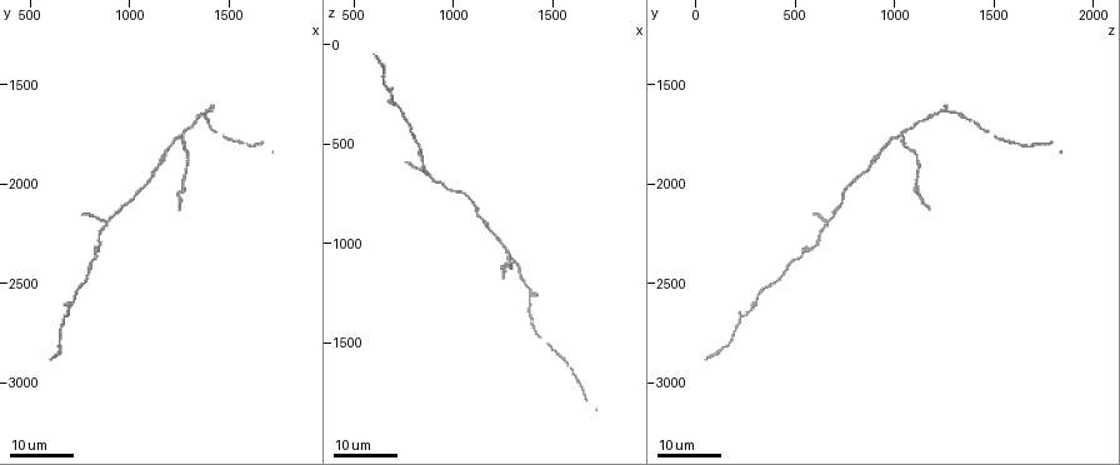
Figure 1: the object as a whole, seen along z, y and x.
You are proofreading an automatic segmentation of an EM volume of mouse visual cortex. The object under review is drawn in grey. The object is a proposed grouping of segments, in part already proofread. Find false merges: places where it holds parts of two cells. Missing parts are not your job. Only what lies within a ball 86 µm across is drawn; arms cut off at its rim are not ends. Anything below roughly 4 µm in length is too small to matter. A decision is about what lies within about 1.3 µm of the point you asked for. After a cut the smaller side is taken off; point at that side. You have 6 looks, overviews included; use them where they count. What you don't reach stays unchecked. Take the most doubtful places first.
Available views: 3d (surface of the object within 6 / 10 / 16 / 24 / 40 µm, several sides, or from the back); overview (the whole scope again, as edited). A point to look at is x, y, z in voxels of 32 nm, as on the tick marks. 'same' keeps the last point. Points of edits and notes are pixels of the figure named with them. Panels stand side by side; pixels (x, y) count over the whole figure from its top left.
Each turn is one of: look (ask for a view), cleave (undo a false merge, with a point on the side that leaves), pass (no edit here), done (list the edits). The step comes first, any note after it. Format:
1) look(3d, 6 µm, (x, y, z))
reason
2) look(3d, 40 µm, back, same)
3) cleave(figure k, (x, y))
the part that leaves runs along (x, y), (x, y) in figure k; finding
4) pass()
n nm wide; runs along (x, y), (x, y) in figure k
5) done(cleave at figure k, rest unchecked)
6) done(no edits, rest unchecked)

look(3d, 16 µm, (890, 2200, 660))
three-way junction

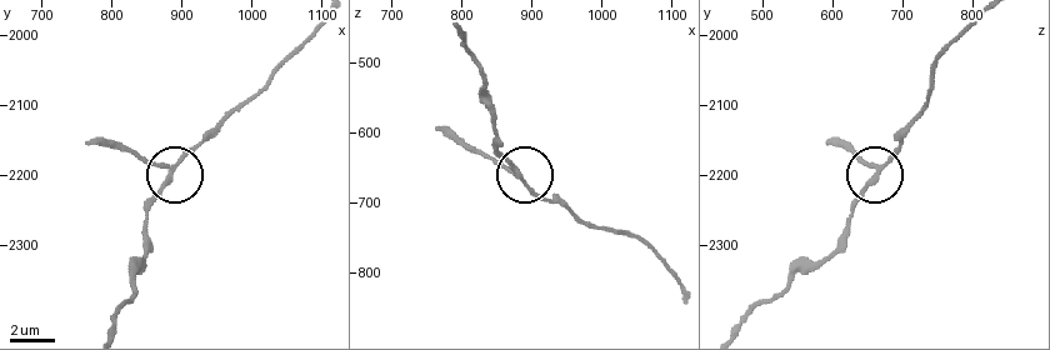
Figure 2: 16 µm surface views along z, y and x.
look(3d, 6 µm, (880, 2195, 660))

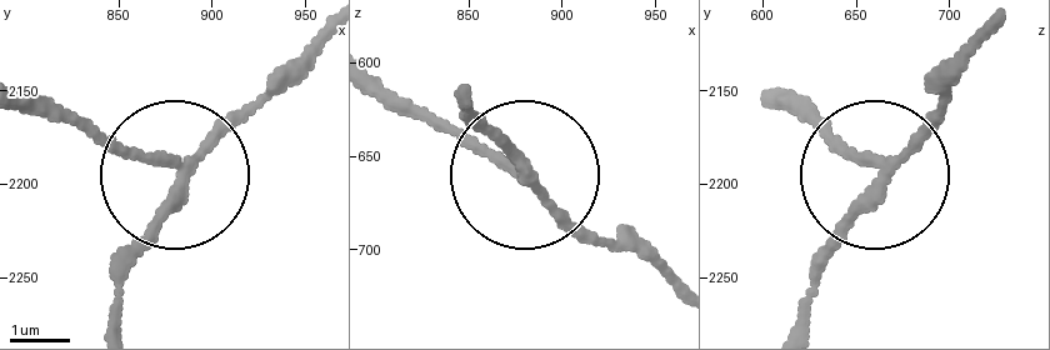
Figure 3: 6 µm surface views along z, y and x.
cleave(figure 3, (111, 150))
side arm 5 µm; 3 arms; two cells meet here

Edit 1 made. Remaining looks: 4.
look(overview)
see it whole again

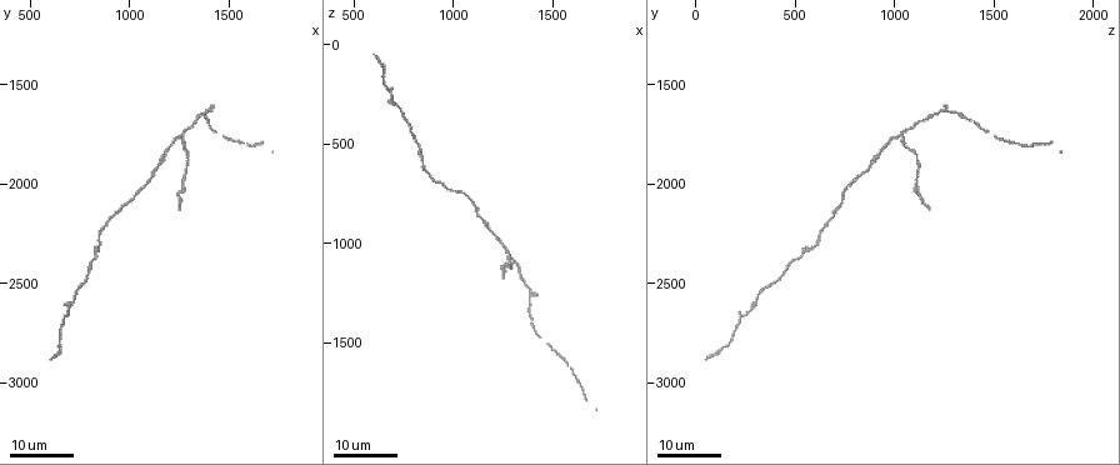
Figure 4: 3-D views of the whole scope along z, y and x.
look(3d, 24 µm, (1270, 1770, 1040))
a fork

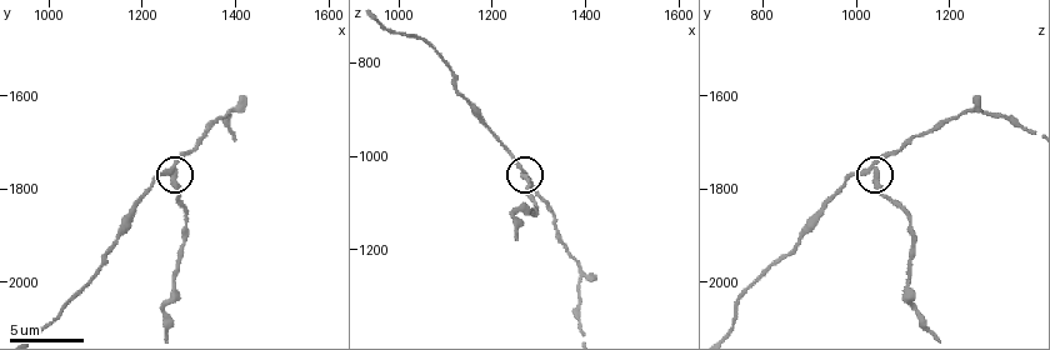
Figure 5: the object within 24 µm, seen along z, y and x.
look(3d, 10 µm, (1265, 1755, 1040))
closer look

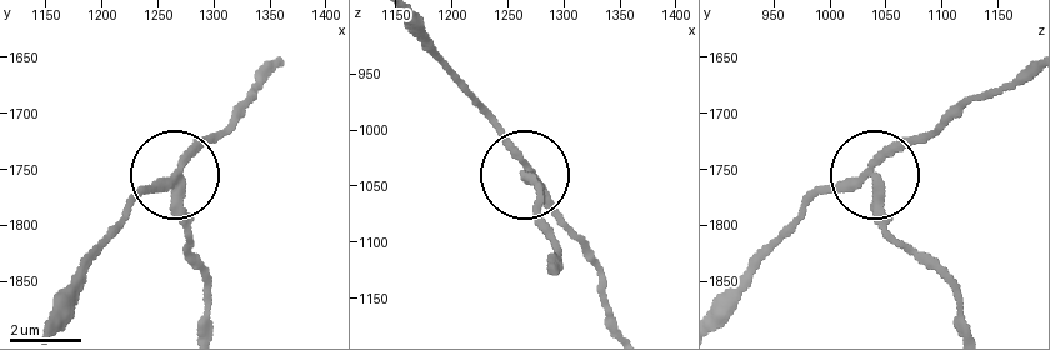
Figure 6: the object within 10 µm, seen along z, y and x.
cleave(figure 6, (185, 228))
3 arms; a second cell is stuck on

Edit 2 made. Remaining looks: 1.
done(cleave at figure 3, cleave at figure 6, rest unchecked)

